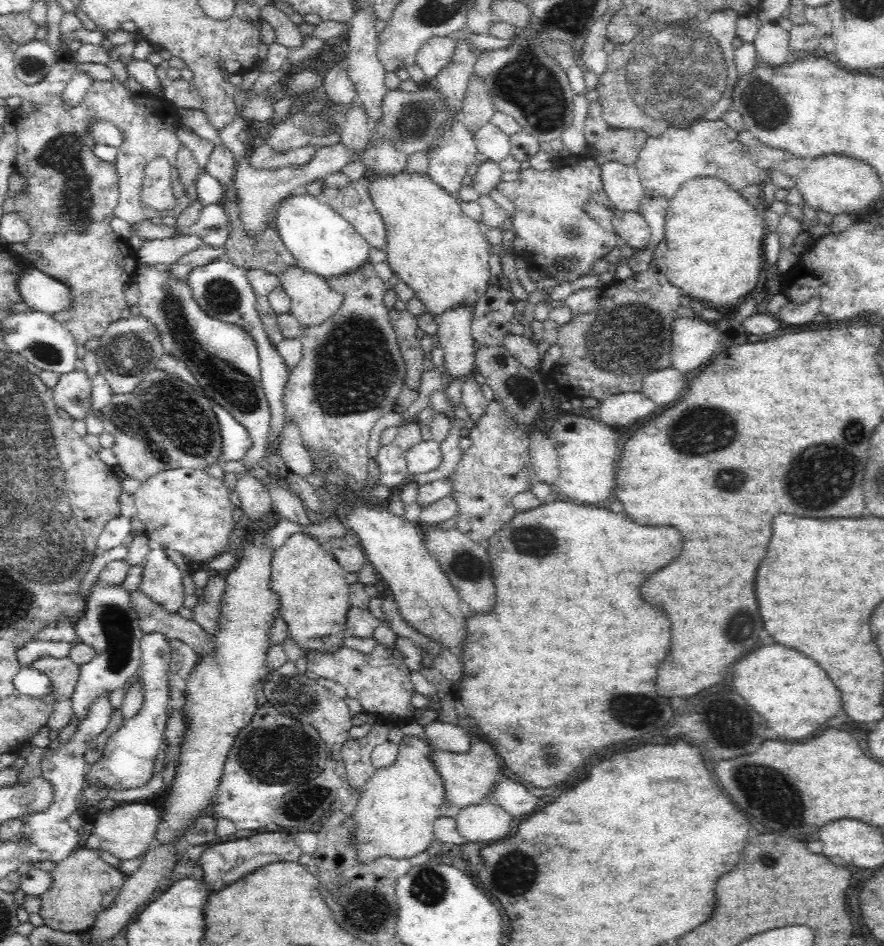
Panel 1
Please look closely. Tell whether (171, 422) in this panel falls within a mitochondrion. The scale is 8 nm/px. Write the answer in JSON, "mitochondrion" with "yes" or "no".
{"mitochondrion":"yes"}

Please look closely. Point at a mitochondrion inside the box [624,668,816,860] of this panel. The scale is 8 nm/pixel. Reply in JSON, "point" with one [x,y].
{"point":[760,782]}

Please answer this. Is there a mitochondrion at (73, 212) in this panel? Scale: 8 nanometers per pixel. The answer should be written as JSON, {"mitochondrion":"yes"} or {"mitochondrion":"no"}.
{"mitochondrion":"yes"}

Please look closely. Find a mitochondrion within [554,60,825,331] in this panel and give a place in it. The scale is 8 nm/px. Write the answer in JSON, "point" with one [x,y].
{"point":[771,110]}

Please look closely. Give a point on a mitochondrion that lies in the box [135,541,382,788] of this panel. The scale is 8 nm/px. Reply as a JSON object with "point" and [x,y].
{"point":[294,697]}

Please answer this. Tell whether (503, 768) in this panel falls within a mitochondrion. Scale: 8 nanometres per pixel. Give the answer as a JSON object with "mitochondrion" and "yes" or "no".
{"mitochondrion":"no"}

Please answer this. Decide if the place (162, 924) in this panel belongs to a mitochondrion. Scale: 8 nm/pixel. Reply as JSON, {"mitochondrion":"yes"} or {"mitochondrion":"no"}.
{"mitochondrion":"no"}

